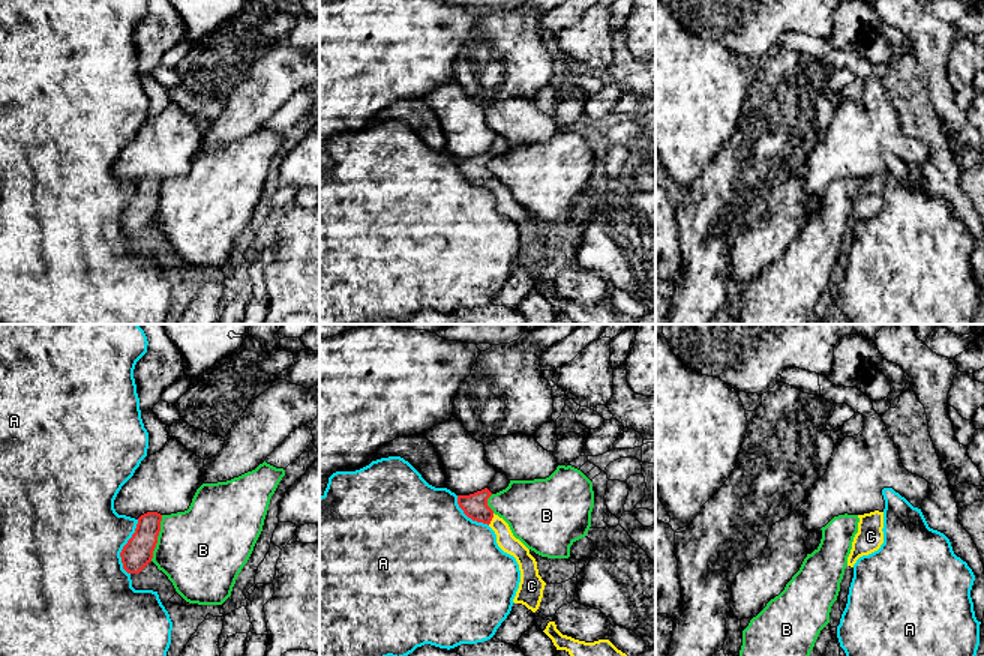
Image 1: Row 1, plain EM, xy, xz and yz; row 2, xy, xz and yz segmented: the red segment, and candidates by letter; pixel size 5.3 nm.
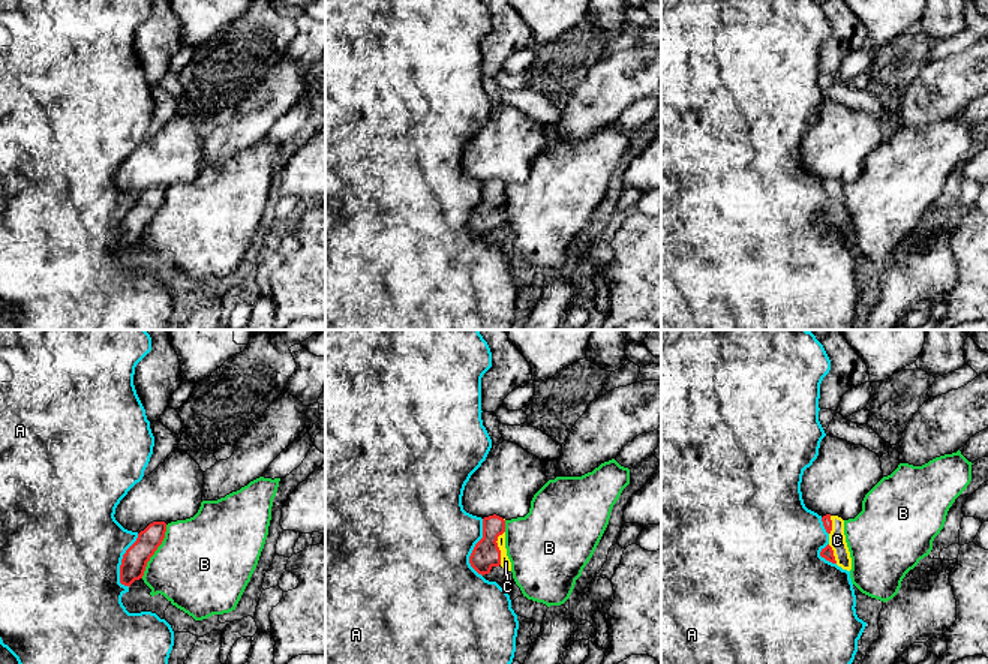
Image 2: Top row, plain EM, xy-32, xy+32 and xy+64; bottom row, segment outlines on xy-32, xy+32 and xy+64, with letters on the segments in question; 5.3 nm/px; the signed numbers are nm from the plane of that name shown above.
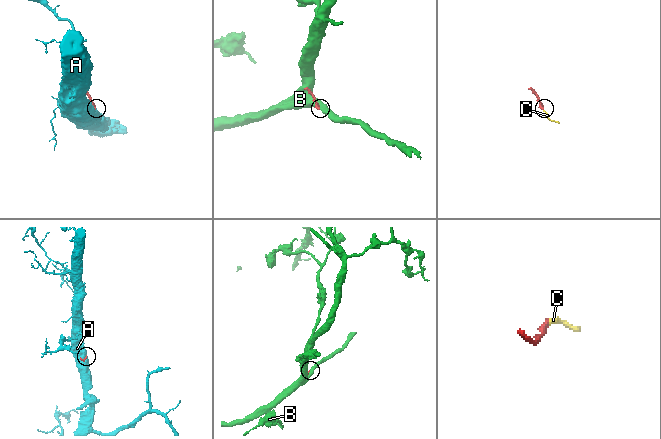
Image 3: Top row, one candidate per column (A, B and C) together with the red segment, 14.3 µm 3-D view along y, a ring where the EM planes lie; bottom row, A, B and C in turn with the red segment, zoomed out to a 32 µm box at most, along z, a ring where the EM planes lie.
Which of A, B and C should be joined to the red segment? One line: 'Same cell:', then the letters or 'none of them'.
Same cell: C

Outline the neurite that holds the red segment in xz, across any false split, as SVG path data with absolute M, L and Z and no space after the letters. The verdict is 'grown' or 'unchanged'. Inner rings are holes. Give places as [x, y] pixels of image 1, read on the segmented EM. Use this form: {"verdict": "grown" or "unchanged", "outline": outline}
{"verdict": "grown", "outline": "M484 488L470 495L458 495L458 504L472 521L488 524L496 534L498 546L516 558L520 582L513 602L522 603L536 612L540 606L546 582L538 575L537 561L530 554L530 549L513 536L508 524L488 506L490 495L492 492Z"}

